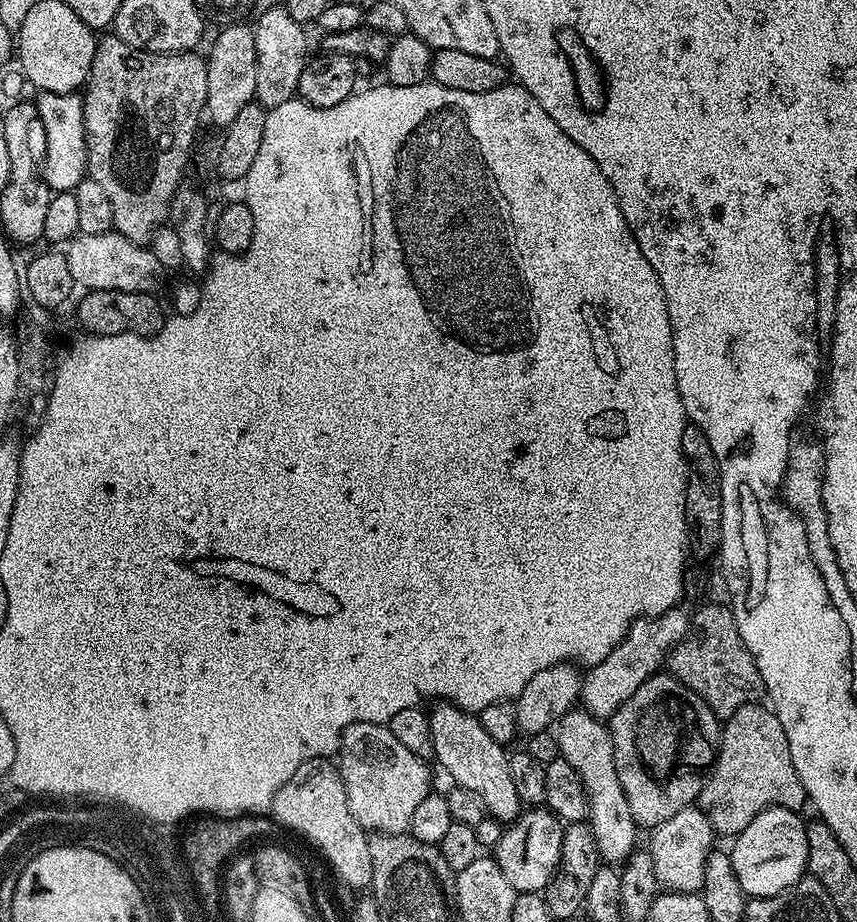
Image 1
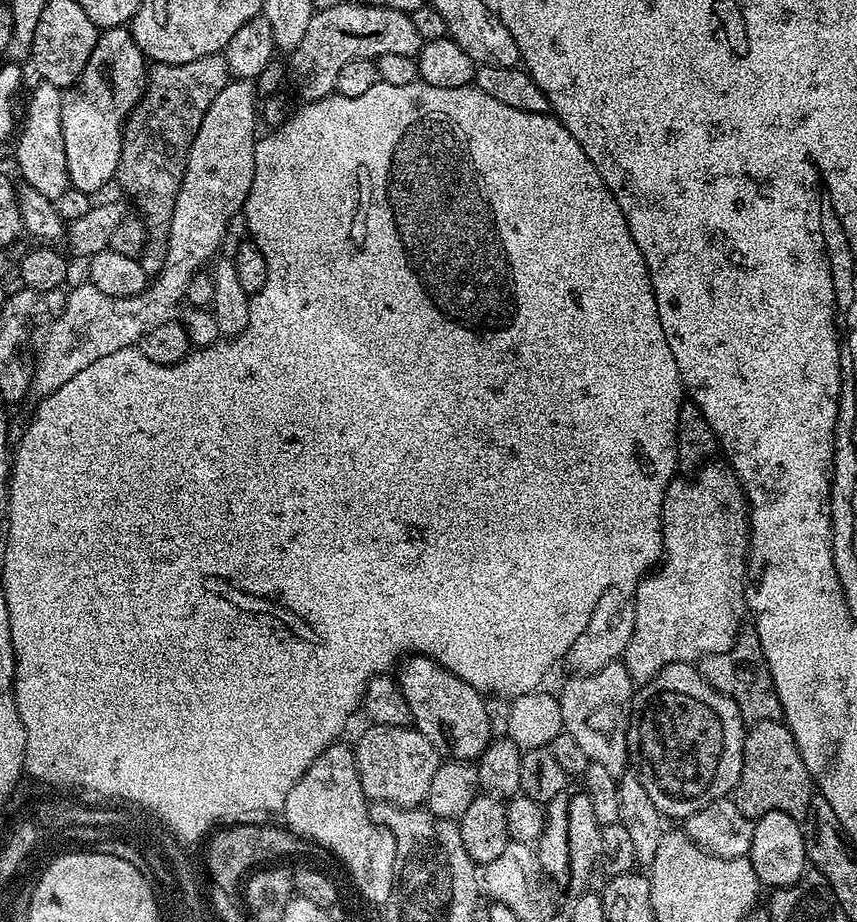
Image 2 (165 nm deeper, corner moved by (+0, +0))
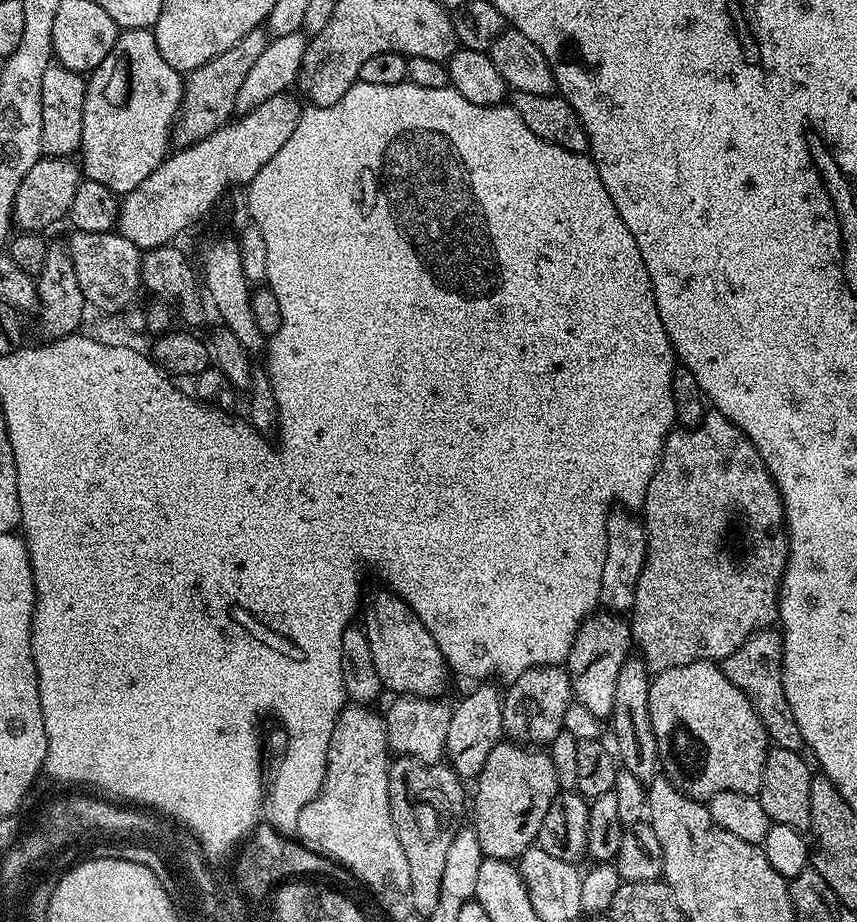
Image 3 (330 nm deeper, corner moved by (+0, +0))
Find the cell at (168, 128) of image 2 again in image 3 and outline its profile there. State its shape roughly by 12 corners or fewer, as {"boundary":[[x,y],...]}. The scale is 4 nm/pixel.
{"boundary":[[269,37],[234,42],[183,77],[177,145],[229,123]]}

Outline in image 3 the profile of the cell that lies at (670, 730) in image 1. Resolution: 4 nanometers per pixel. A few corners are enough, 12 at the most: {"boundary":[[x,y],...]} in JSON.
{"boundary":[[719,663],[650,680],[662,775],[756,796],[770,741]]}

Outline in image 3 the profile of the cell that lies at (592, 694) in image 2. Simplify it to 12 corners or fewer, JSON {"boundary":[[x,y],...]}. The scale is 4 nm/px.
{"boundary":[[597,611],[566,661],[575,703],[611,717],[629,621]]}

